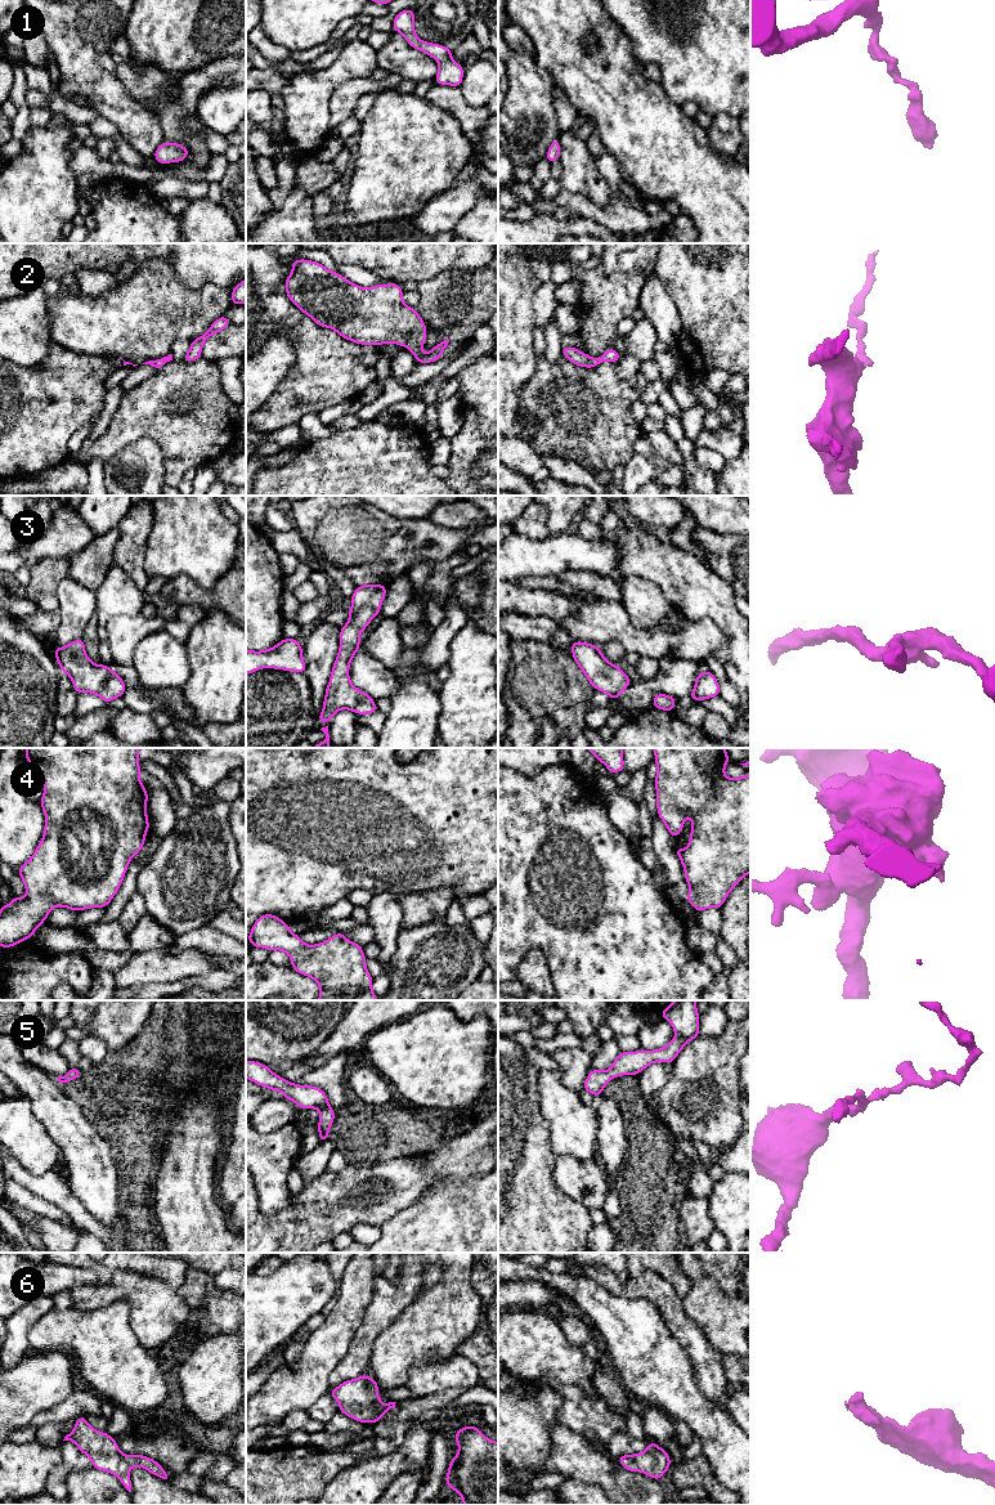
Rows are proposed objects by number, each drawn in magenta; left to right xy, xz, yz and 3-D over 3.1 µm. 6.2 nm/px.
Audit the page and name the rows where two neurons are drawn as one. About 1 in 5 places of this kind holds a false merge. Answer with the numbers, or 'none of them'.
none of them

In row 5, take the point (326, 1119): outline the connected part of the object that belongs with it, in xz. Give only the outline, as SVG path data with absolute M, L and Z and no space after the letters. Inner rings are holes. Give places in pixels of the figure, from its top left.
M246 1061L246 1078L261 1087L281 1092L284 1098L304 1108L317 1108L321 1112L318 1121L319 1141L328 1141L328 1133L335 1120L335 1110L331 1108L326 1093L313 1085L293 1084L274 1074L266 1065Z

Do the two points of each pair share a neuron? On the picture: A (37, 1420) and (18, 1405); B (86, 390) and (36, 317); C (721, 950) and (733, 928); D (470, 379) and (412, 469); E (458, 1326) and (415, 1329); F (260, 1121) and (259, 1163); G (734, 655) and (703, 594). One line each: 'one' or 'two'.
A: two
B: two
C: two
D: two
E: one
F: two
G: one

